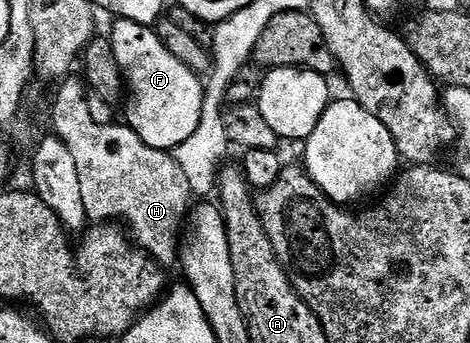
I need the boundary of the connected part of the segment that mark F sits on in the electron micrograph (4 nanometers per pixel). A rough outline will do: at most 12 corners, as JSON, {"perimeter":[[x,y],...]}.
{"perimeter":[[152,27],[109,31],[126,125],[172,152],[197,131],[204,79]]}

